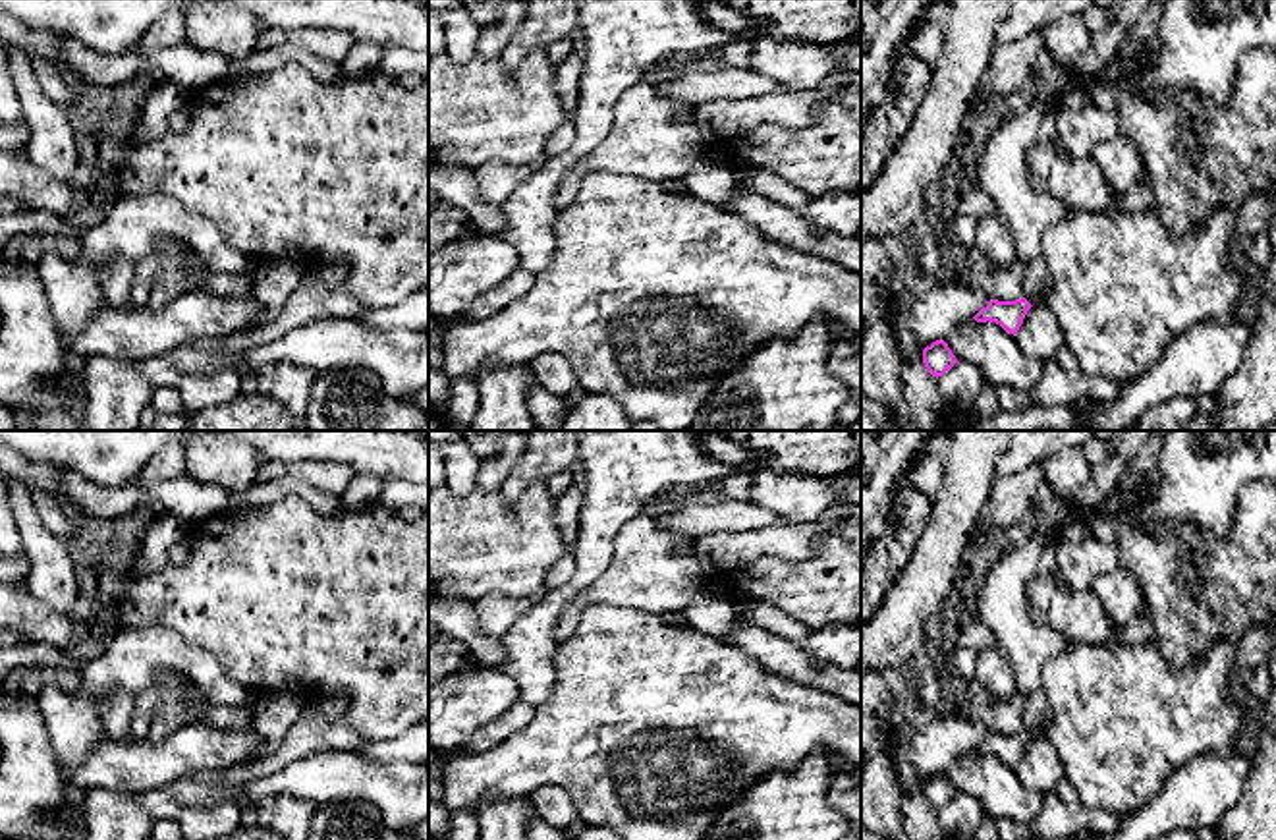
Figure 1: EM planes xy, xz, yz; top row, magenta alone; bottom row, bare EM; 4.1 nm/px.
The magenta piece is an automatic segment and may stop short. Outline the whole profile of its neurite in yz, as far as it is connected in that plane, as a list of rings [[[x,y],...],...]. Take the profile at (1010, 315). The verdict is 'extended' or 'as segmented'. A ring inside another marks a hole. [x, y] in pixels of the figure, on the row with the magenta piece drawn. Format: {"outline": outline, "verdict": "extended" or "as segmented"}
{"outline": [[[1154,209],[1069,210],[1042,238],[1040,259],[1050,274],[1042,295],[990,299],[973,319],[996,322],[1015,336],[1027,311],[1044,305],[1058,317],[1064,344],[1071,348],[1083,373],[1129,384],[1149,373],[1166,348],[1195,324],[1235,317],[1247,286],[1247,278],[1226,261],[1235,220],[1235,210],[1220,209],[1199,230],[1178,238]]], "verdict": "extended"}

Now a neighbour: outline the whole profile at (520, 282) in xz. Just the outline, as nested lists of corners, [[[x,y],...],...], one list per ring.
[[[517,268],[500,286],[481,295],[463,315],[467,322],[479,322],[494,317],[512,301],[521,299],[535,286],[537,274]]]

